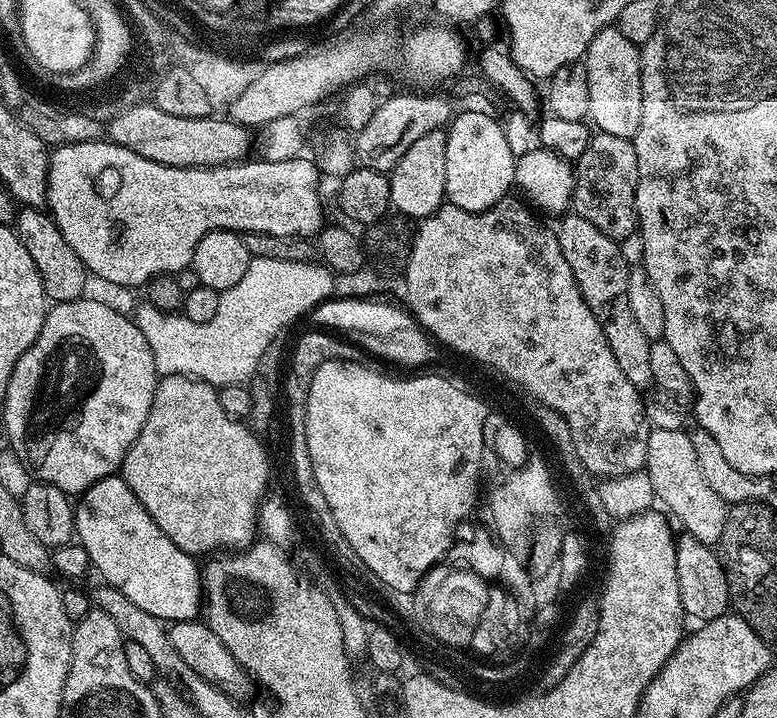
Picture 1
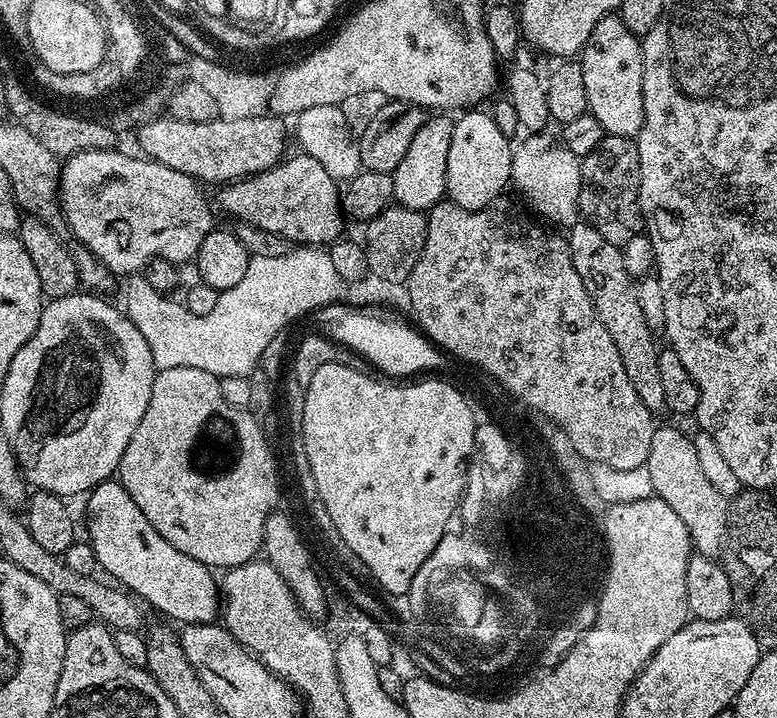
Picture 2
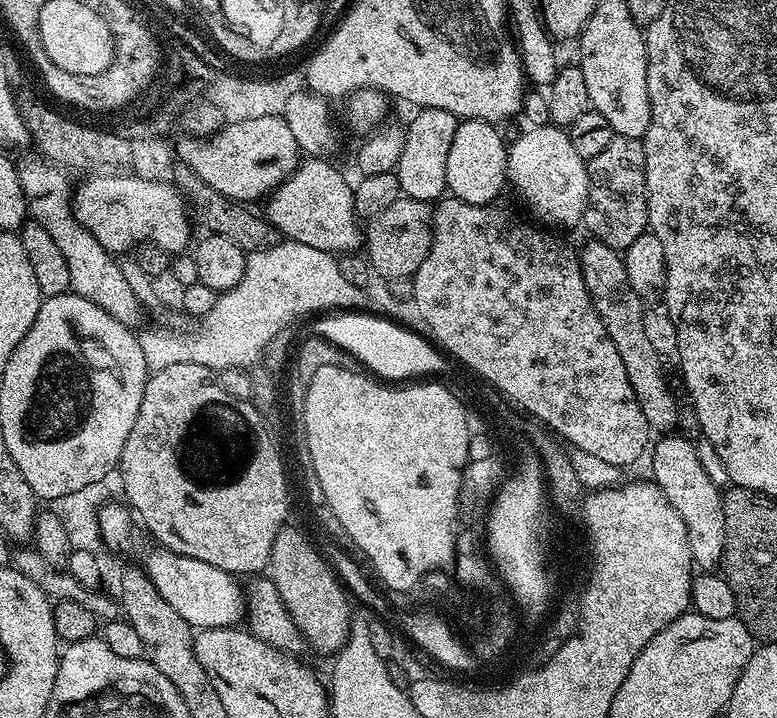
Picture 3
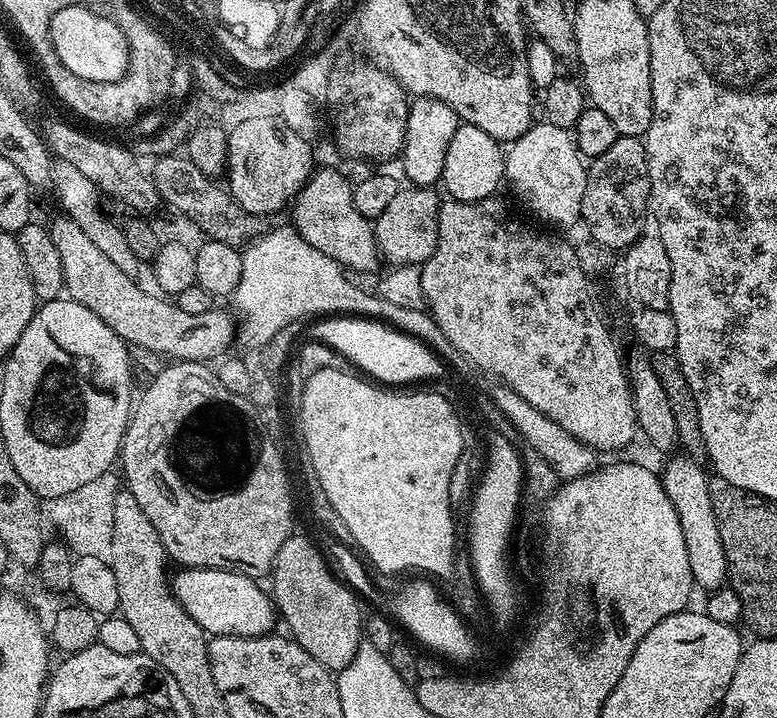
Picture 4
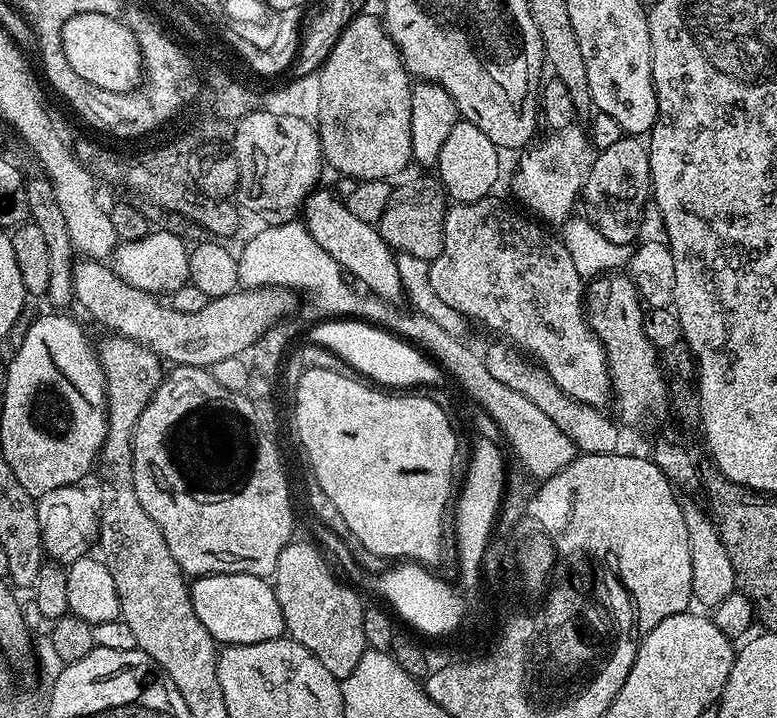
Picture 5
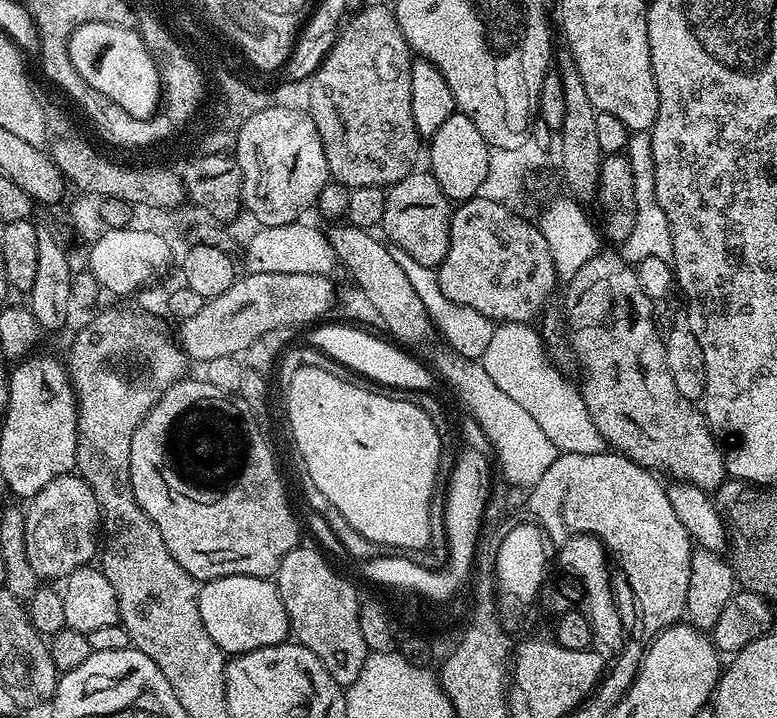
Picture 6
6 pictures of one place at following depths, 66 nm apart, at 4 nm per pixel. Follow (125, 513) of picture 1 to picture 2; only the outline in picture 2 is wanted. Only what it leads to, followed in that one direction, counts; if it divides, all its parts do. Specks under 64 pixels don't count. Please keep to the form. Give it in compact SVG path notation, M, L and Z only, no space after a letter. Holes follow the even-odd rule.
M119 479L103 480L97 488L87 493L88 500L88 536L87 543L91 544L96 563L101 569L105 568L117 585L123 586L133 596L139 598L145 605L157 608L164 616L177 620L177 625L185 624L210 624L217 619L222 608L222 596L218 591L218 580L213 569L208 568L202 562L190 558L190 554L182 554L182 550L174 550L150 522L146 522L146 514L138 510L134 498L126 494L126 490L120 485Z

